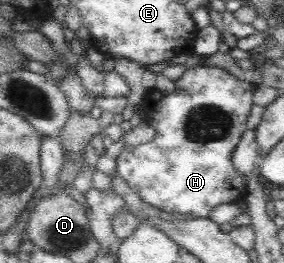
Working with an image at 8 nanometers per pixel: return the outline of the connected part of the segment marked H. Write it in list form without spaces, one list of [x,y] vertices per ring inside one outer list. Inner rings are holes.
[[[198,65],[193,69],[184,71],[175,83],[177,84],[177,88],[179,88],[177,93],[163,95],[164,98],[162,98],[162,100],[154,102],[154,108],[148,108],[145,110],[147,118],[146,124],[156,129],[156,136],[154,137],[154,140],[135,147],[124,145],[121,153],[116,159],[117,176],[120,176],[120,178],[128,184],[128,188],[132,188],[134,192],[138,192],[138,196],[141,196],[144,202],[148,202],[148,204],[152,204],[152,206],[156,206],[156,208],[161,208],[162,210],[173,214],[193,214],[198,218],[208,218],[212,210],[214,210],[214,208],[216,208],[219,204],[232,203],[234,200],[241,198],[245,194],[247,185],[246,179],[244,179],[244,177],[240,177],[240,175],[236,173],[236,169],[234,169],[232,161],[230,161],[230,156],[232,156],[232,151],[234,150],[238,140],[240,140],[242,132],[244,132],[244,129],[246,128],[246,120],[255,104],[255,84],[238,80],[238,78],[234,77],[234,75],[230,75],[230,73],[220,68]]]

